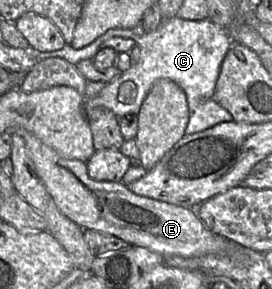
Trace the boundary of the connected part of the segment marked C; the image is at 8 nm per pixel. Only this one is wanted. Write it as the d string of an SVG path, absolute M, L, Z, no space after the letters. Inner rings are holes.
M173 17L168 20L161 21L159 27L147 32L144 30L141 24L132 28L111 28L108 29L101 36L96 38L89 45L74 49L71 44L65 44L61 49L51 52L39 52L29 46L29 52L33 54L38 60L59 57L66 61L77 64L85 59L92 59L101 48L101 45L112 37L130 38L136 42L139 47L138 60L133 62L130 68L120 73L115 79L106 83L105 87L99 92L99 94L92 98L84 98L85 106L97 107L103 106L112 111L117 117L125 116L127 114L138 115L143 100L151 89L152 85L158 79L169 79L177 83L185 92L189 108L189 122L186 127L185 135L191 135L197 132L204 131L219 123L234 121L233 116L223 108L215 99L216 83L220 75L222 63L233 45L233 40L228 33L227 29L219 26L211 21L209 18L205 20L186 20L178 17ZM205 97L208 99L206 103L200 103L200 98Z

